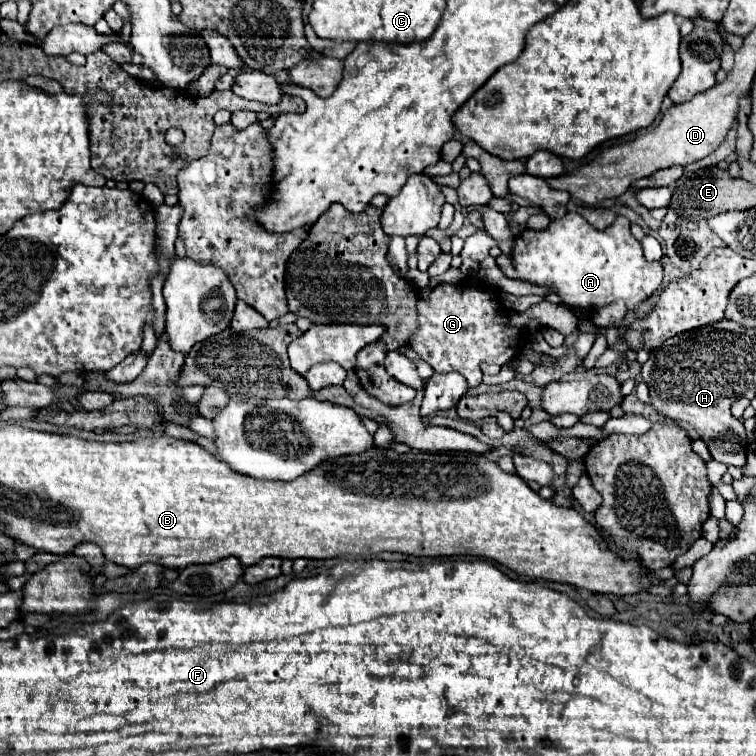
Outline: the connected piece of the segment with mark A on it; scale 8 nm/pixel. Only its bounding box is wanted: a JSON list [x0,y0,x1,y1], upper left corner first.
[511,212,663,316]

